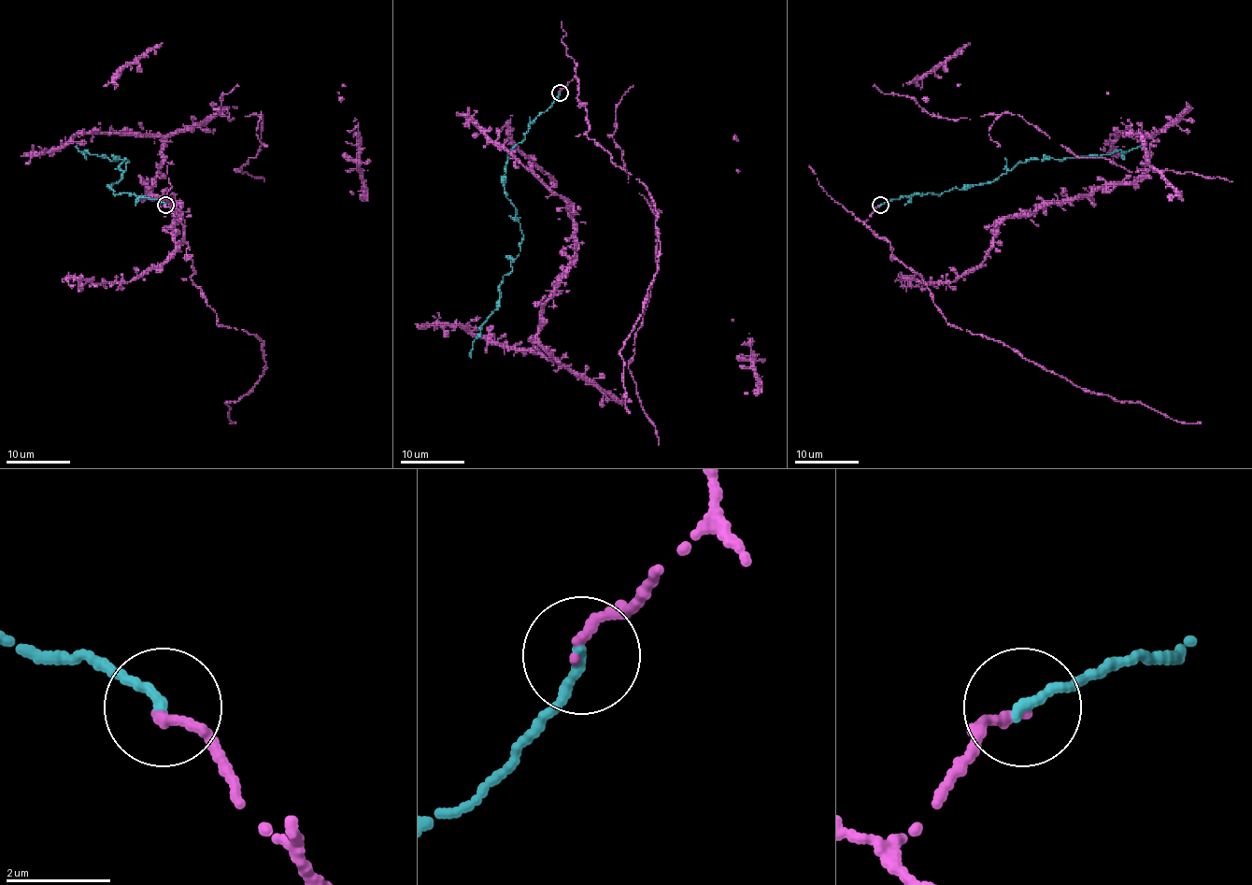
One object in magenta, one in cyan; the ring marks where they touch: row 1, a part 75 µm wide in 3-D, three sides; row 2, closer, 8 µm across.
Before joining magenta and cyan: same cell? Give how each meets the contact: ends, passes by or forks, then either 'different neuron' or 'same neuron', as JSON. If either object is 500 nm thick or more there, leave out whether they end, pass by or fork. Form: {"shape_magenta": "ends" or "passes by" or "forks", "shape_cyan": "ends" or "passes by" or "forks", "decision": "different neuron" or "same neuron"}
{"shape_magenta": "ends", "shape_cyan": "ends", "decision": "same neuron"}

